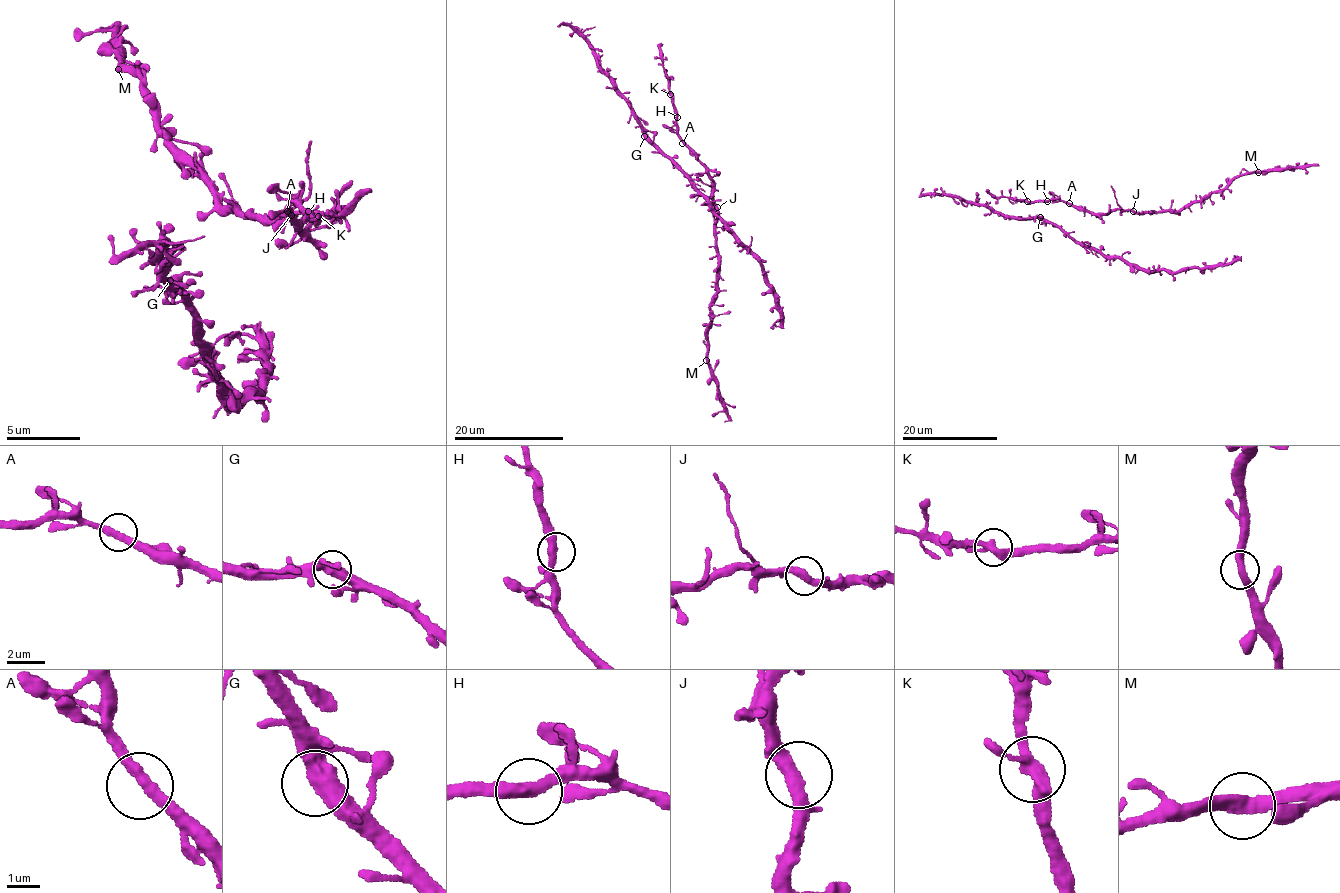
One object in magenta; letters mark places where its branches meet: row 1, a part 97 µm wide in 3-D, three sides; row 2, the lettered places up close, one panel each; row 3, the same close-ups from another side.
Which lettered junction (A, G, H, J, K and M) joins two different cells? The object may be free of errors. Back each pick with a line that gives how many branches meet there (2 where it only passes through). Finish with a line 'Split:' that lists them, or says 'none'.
Split: none

